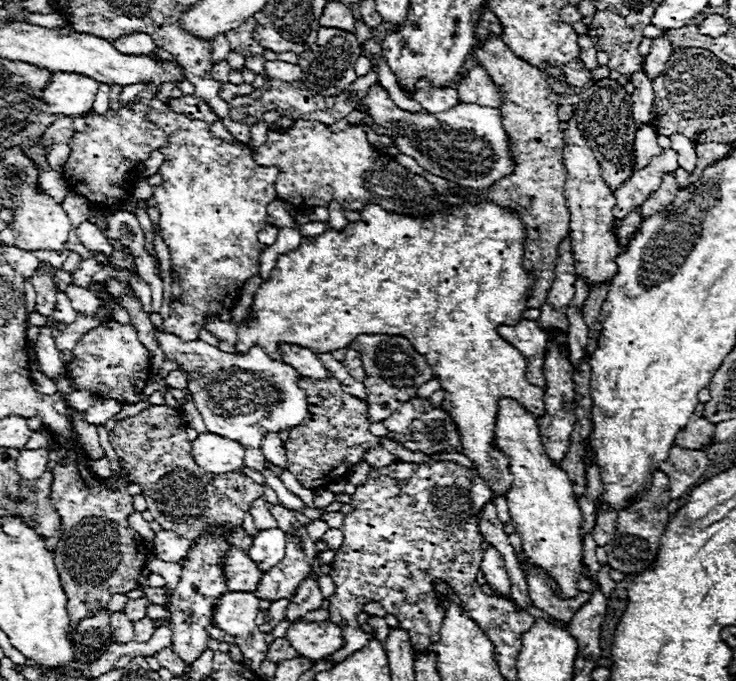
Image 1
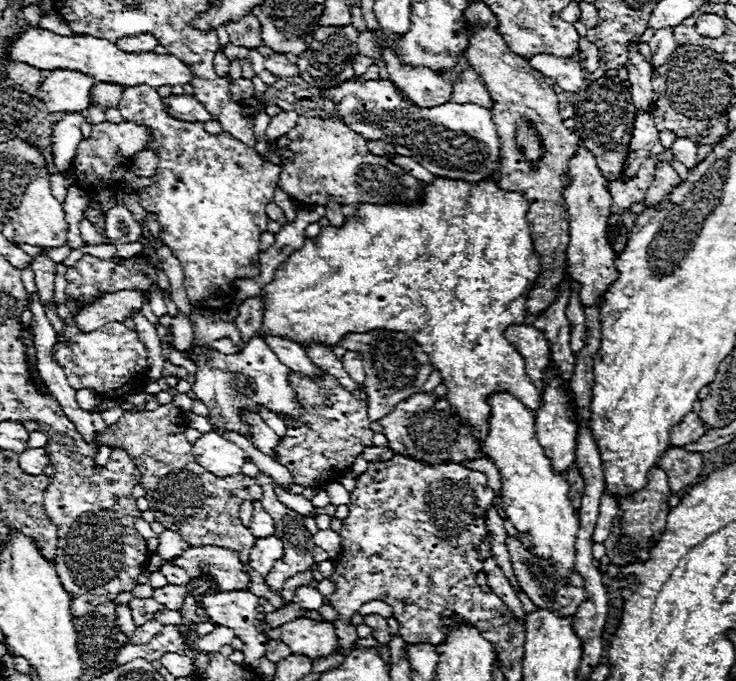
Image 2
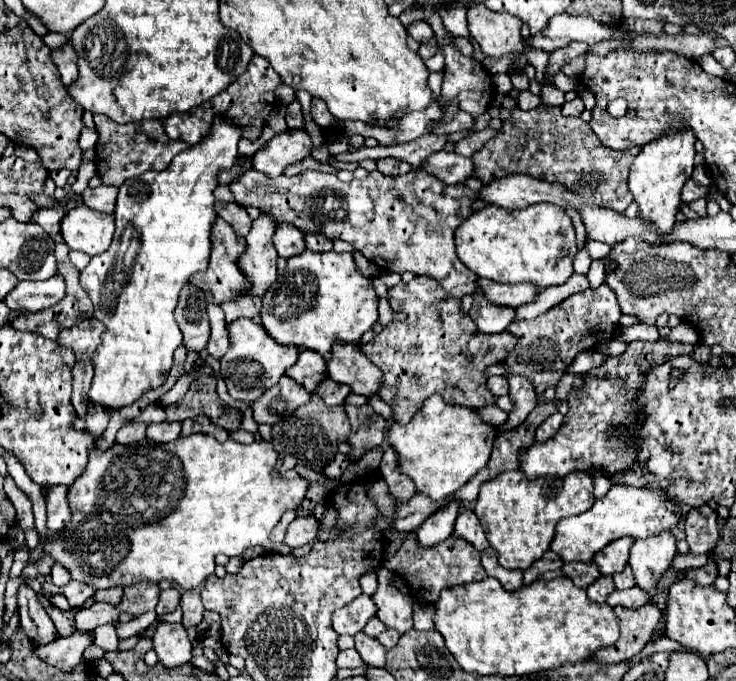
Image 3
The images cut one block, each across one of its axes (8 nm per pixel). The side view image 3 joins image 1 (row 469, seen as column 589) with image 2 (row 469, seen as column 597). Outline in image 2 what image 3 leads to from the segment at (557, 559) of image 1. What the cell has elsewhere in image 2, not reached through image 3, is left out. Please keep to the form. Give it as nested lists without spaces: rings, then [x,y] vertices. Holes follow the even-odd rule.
[[[506,392],[490,396],[490,406],[492,416],[490,430],[484,440],[484,452],[500,470],[506,518],[516,526],[524,548],[534,552],[538,558],[548,560],[568,584],[570,574],[576,570],[576,532],[580,524],[578,510],[568,498],[568,482],[564,480],[564,474],[556,474],[552,470],[552,464],[536,438],[536,416],[532,410]]]

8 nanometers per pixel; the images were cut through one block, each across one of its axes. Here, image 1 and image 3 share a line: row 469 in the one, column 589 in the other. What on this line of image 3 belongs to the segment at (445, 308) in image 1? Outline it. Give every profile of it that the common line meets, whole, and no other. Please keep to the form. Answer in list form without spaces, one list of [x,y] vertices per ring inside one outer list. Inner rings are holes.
[[[502,472],[494,480],[482,484],[476,500],[476,516],[488,536],[490,546],[498,552],[498,562],[502,568],[522,568],[526,570],[532,562],[542,558],[550,550],[554,538],[554,526],[566,516],[576,516],[586,512],[594,504],[594,486],[588,472],[570,472],[562,478],[540,476],[536,480],[526,480],[518,472]]]

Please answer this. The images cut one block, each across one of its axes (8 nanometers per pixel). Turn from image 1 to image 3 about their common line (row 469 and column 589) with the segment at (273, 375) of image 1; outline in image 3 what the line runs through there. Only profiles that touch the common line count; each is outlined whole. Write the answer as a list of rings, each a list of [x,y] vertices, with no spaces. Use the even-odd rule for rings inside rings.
[[[586,248],[578,250],[578,254],[574,256],[574,272],[578,272],[578,274],[588,274],[590,262],[592,262],[592,258],[590,258],[588,250],[586,250]]]

